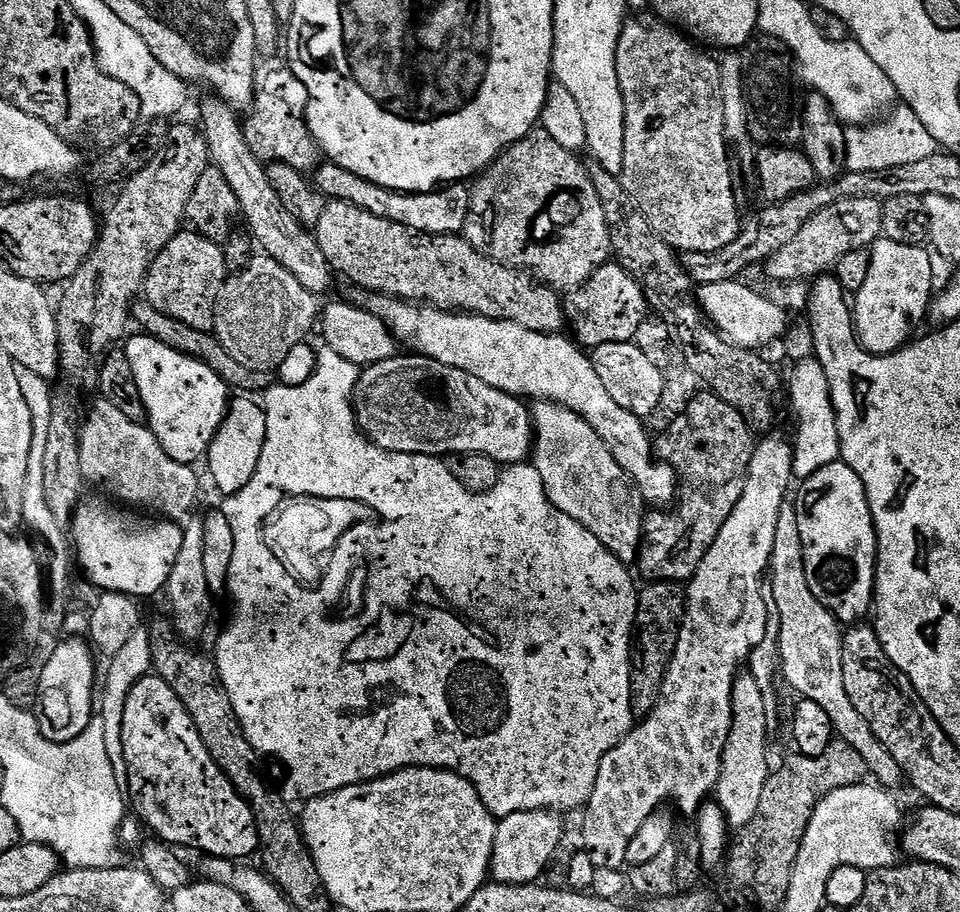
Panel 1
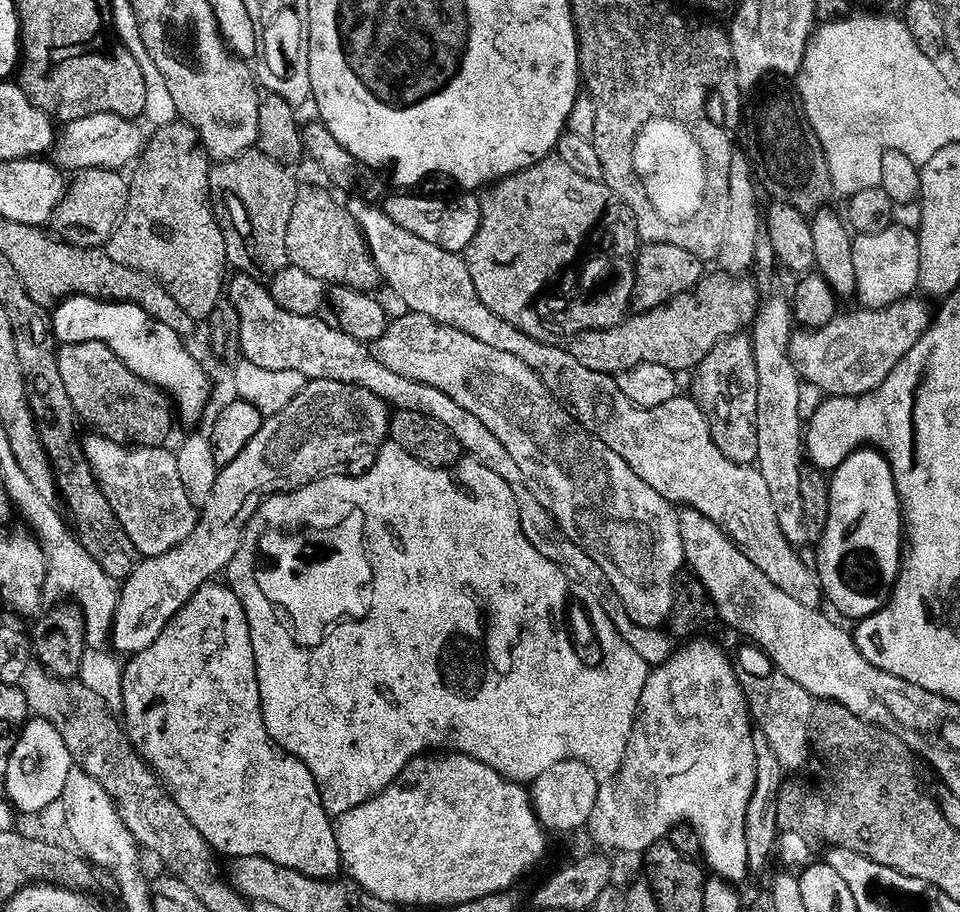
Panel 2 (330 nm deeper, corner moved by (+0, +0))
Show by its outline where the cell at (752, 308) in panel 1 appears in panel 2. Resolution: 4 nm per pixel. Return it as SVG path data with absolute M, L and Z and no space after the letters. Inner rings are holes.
M909 298L901 300L900 303L890 306L889 308L866 308L863 310L855 310L849 316L844 314L837 314L833 320L826 326L815 330L796 330L793 331L792 341L790 342L790 358L794 362L796 372L799 374L801 381L806 384L813 384L818 386L818 390L824 393L825 397L831 398L833 396L865 396L874 392L878 386L882 386L882 382L886 382L886 378L890 378L890 374L898 366L898 362L902 362L902 358L906 354L910 354L910 350L914 350L914 346L918 346L918 342L922 338L922 334L927 330L930 323L930 312L928 316L927 308L916 299Z

